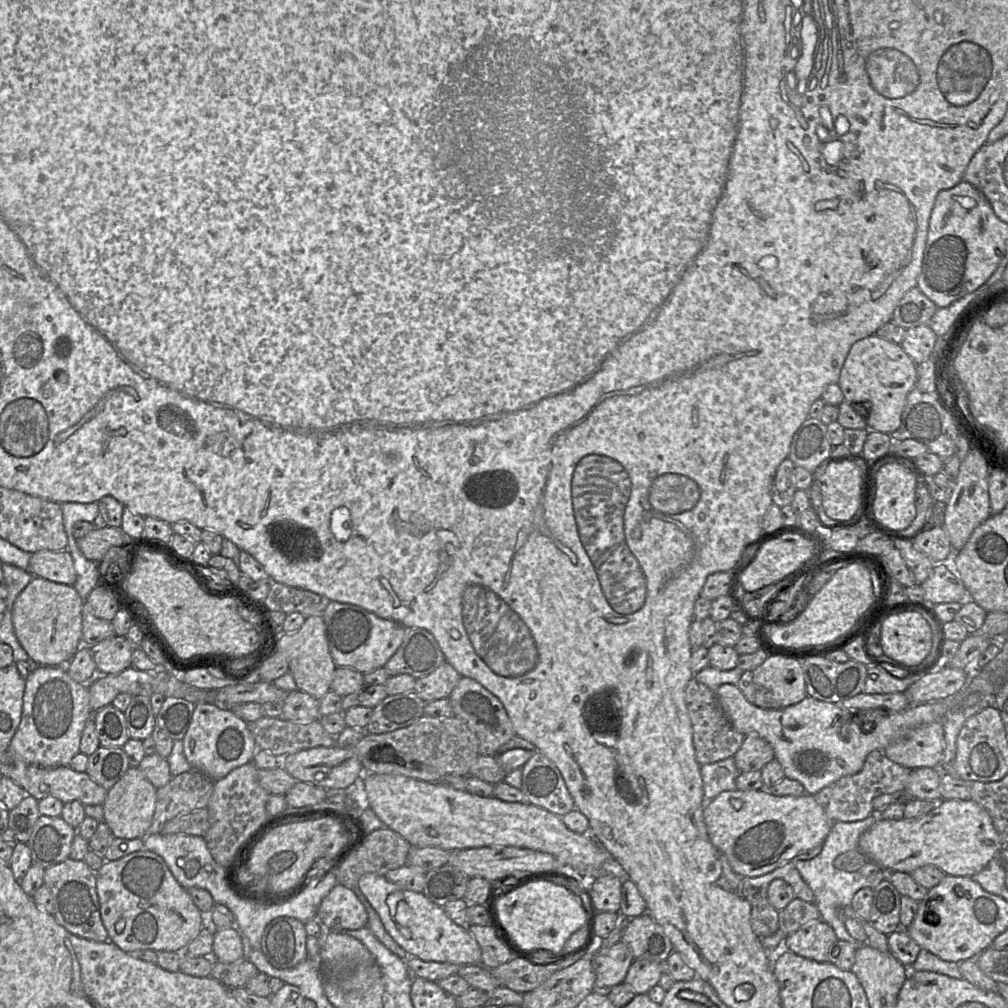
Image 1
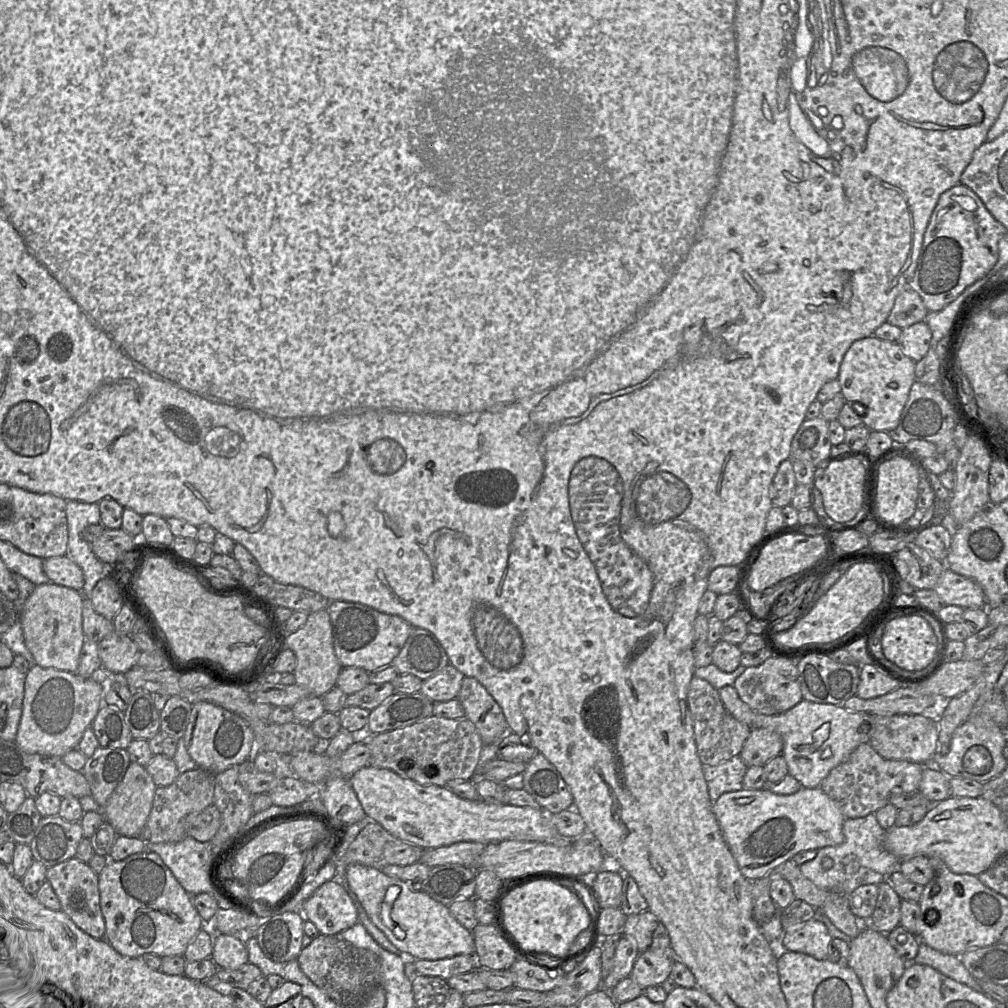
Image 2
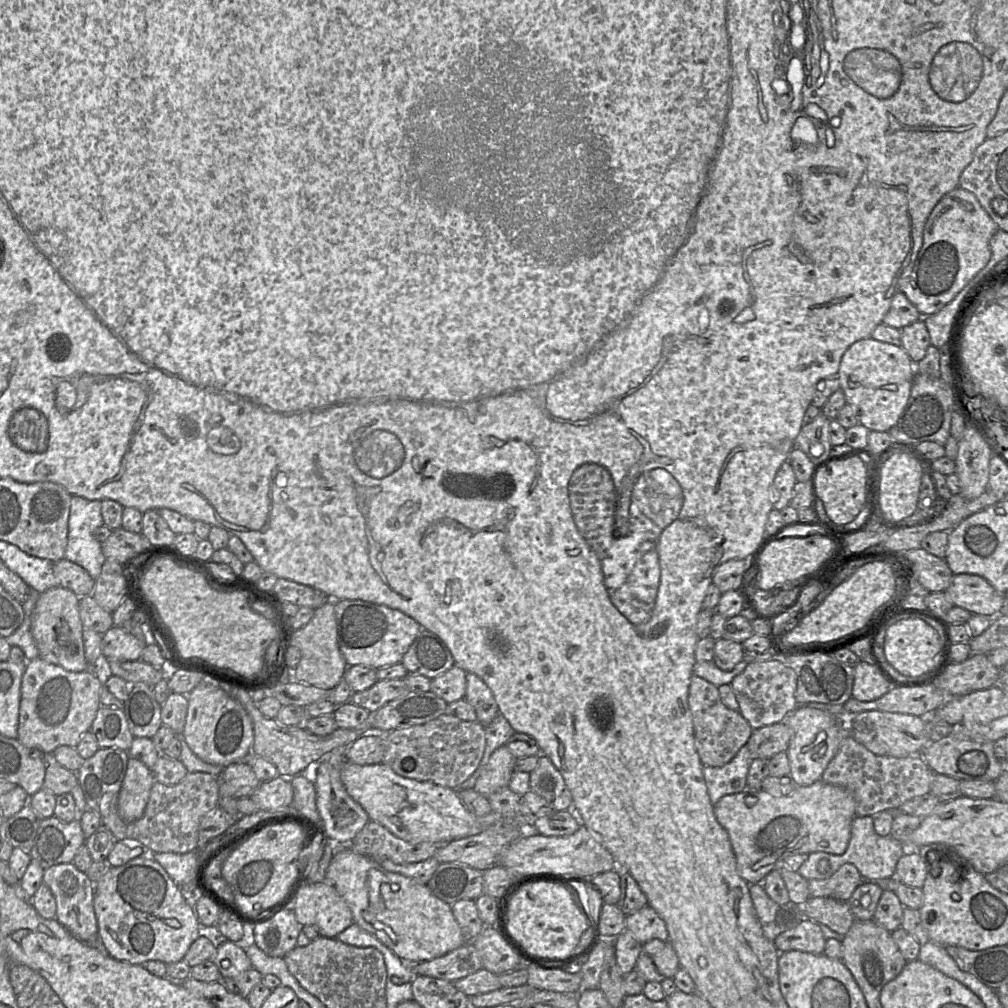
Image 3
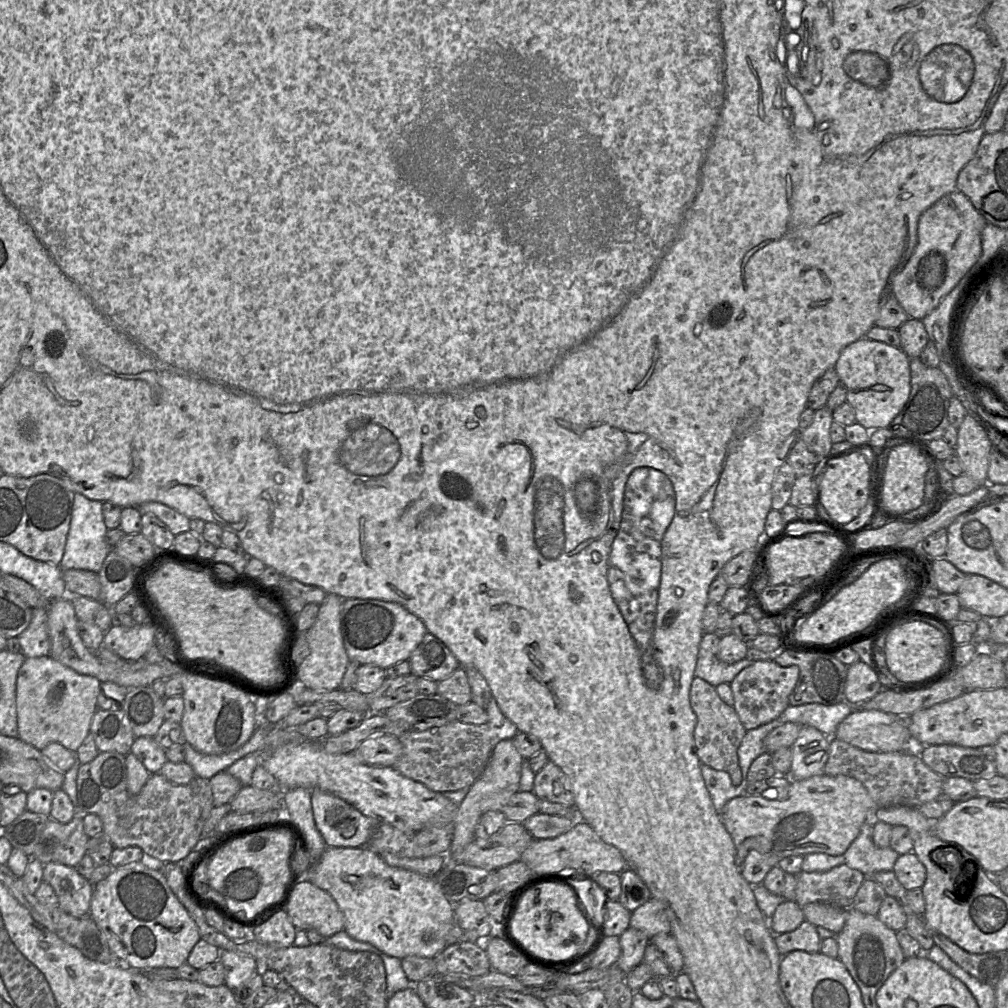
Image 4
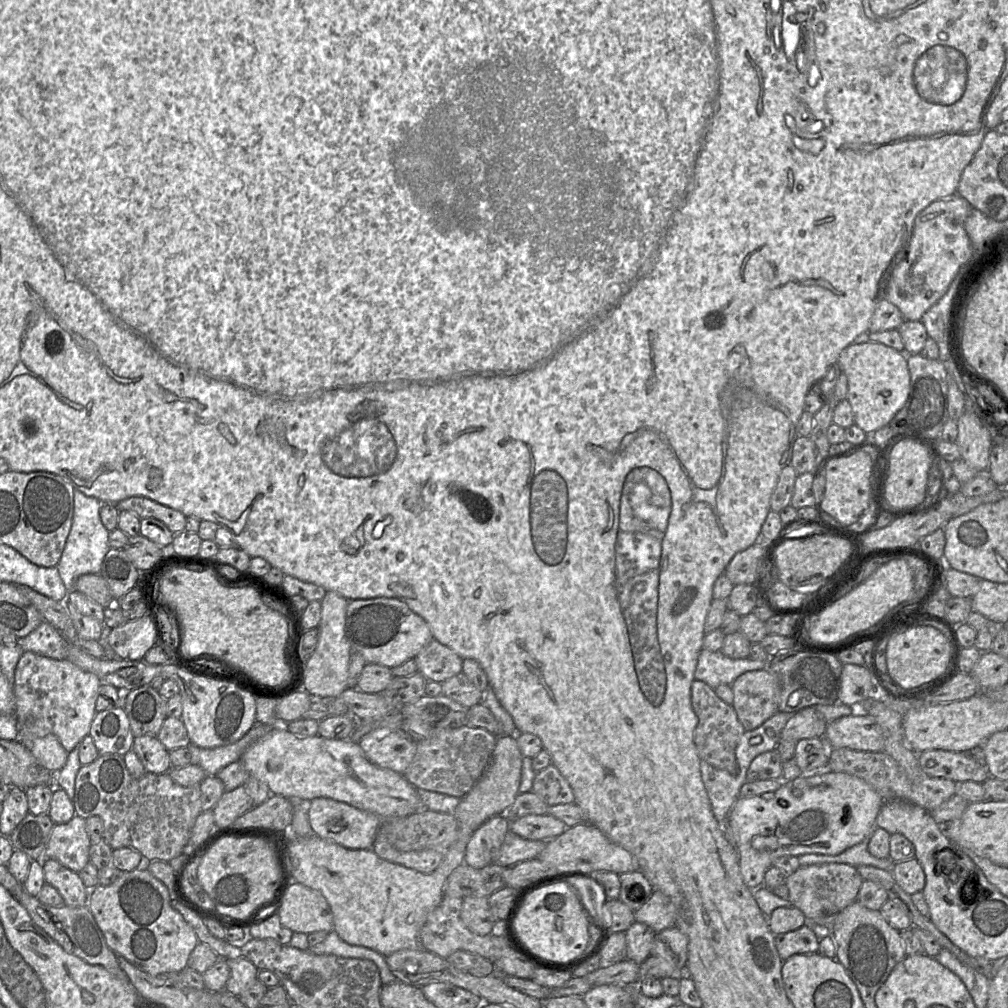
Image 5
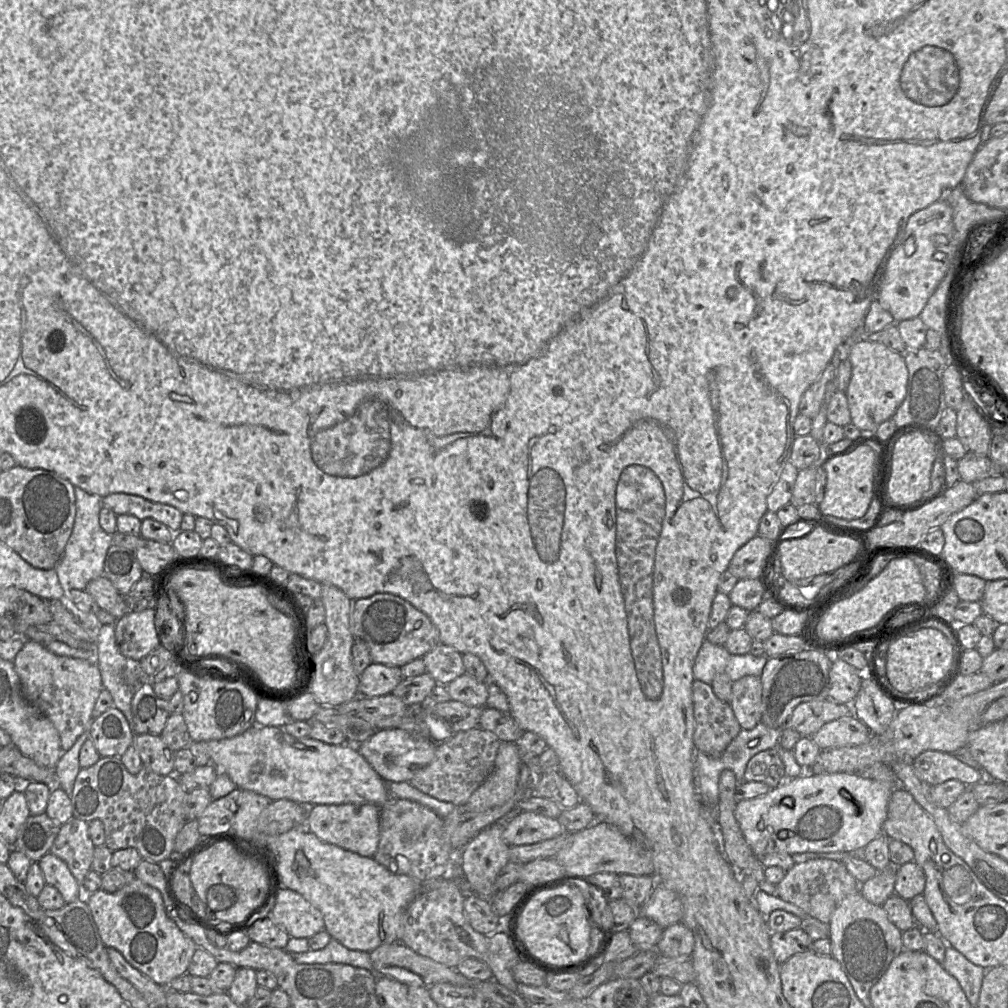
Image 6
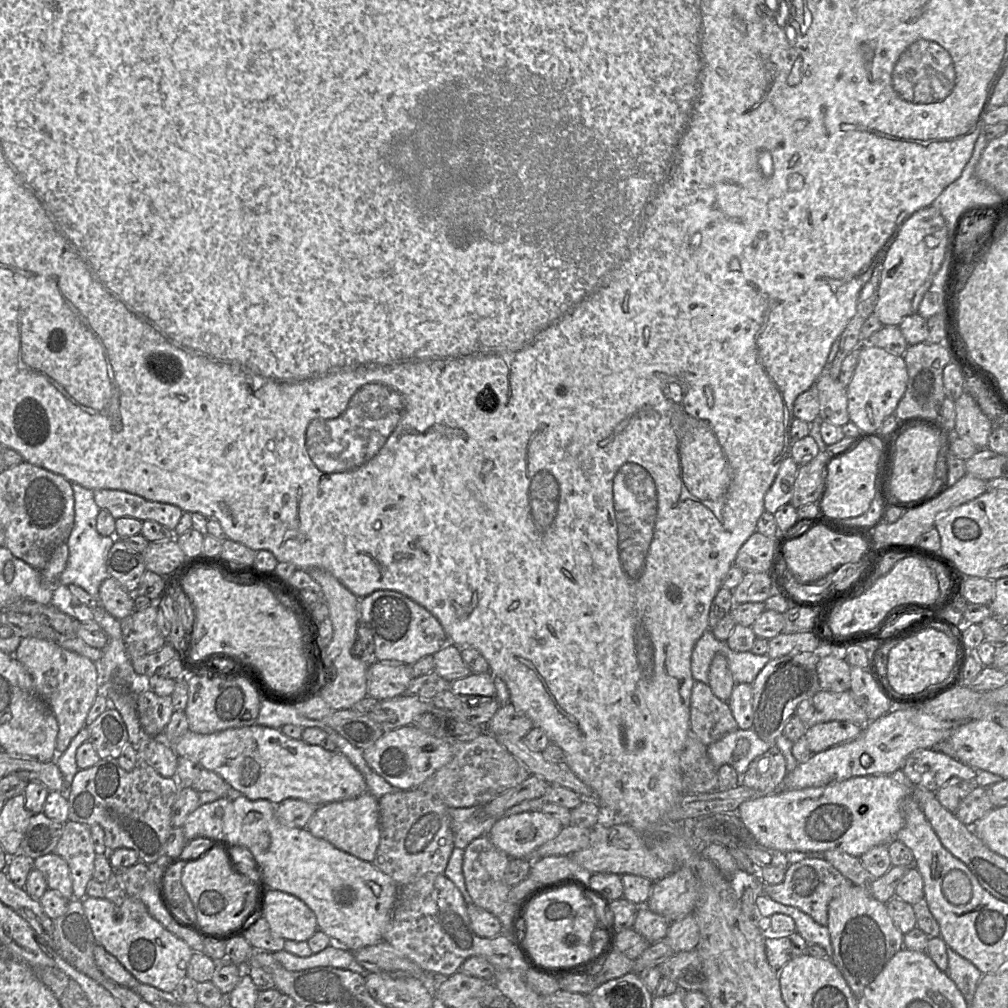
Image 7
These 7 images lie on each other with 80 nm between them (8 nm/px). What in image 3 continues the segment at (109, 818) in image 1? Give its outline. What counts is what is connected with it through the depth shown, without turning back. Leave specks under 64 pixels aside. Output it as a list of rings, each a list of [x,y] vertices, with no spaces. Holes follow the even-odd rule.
[[[129,757],[117,803],[118,813],[125,822],[142,817],[154,782],[152,770]]]

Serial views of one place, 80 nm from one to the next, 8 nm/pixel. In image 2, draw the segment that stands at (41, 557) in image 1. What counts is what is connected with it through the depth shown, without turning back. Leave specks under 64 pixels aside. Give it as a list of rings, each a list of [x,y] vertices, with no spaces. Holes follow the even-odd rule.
[[[67,555],[43,559],[43,570],[51,582],[81,592],[84,574]]]

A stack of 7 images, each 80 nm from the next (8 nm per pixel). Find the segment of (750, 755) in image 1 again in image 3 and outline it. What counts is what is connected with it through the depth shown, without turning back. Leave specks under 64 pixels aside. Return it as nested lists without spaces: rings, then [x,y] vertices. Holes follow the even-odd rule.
[[[785,722],[753,729],[747,741],[752,758],[770,759],[773,755],[787,751],[793,730]]]

